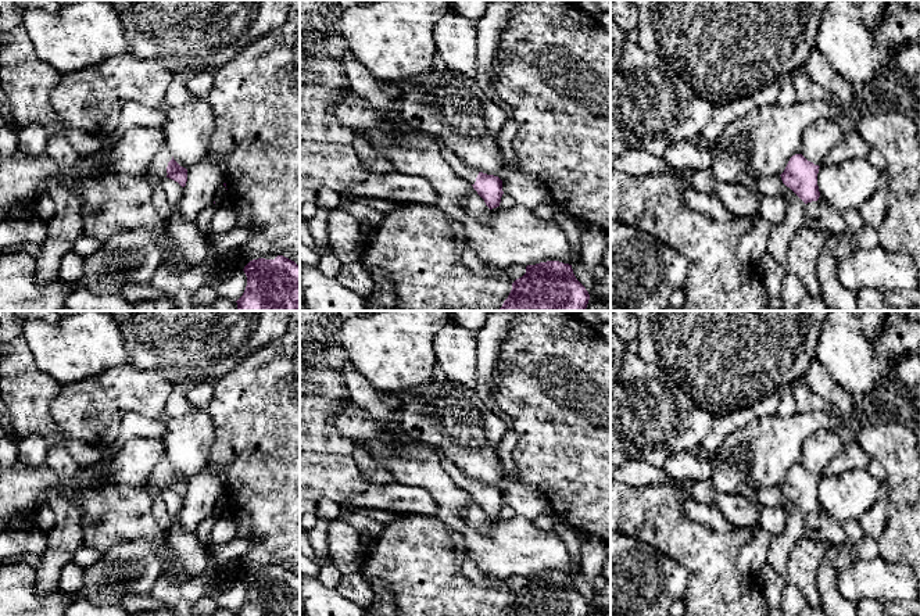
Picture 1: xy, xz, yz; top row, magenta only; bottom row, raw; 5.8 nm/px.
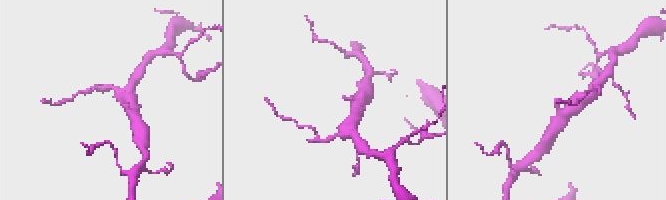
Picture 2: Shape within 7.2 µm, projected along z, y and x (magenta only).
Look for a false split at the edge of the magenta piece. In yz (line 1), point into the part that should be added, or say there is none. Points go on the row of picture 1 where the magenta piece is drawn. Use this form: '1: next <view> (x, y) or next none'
1: next none

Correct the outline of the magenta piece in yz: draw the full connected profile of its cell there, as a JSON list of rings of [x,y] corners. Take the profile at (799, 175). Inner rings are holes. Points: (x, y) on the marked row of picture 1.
[[[795,154],[790,158],[780,176],[783,183],[808,204],[817,201],[820,197],[817,186],[819,168],[819,165],[808,161],[802,154]]]

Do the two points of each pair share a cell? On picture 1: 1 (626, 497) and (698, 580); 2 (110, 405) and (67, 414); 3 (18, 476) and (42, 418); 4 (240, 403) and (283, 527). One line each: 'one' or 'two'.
1: one
2: one
3: two
4: one

